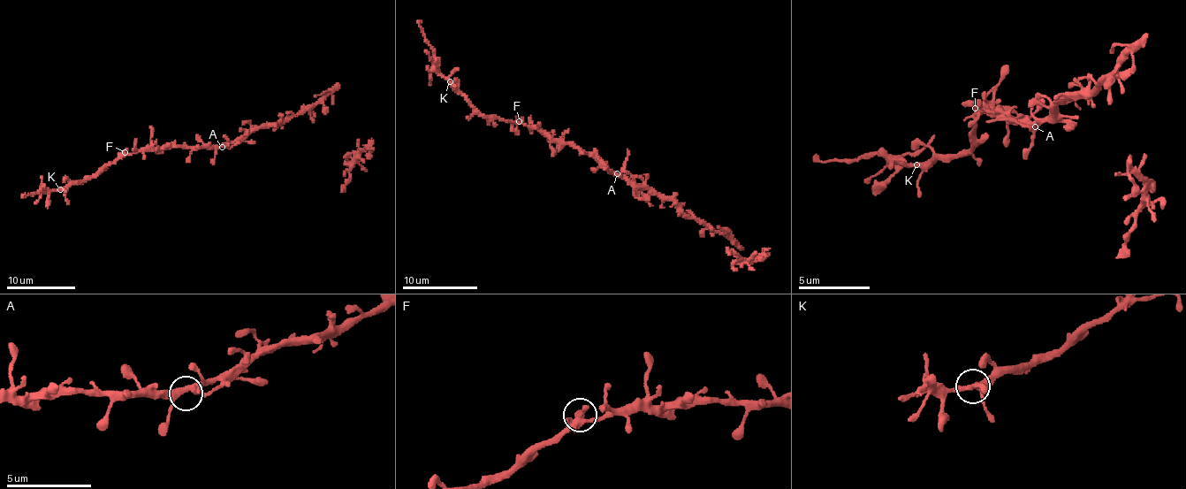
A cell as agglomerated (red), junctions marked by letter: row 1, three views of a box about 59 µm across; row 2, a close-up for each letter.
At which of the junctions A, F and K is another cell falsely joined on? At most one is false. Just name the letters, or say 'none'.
none

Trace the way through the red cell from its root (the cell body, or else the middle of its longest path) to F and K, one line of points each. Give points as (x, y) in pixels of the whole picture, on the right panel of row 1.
F: (1040, 122), (1012, 118), (999, 112), (1004, 109), (999, 111), (985, 109), (979, 113), (975, 108)
K: (1040, 122), (985, 109), (976, 116), (976, 141), (965, 154), (936, 153), (916, 164)

